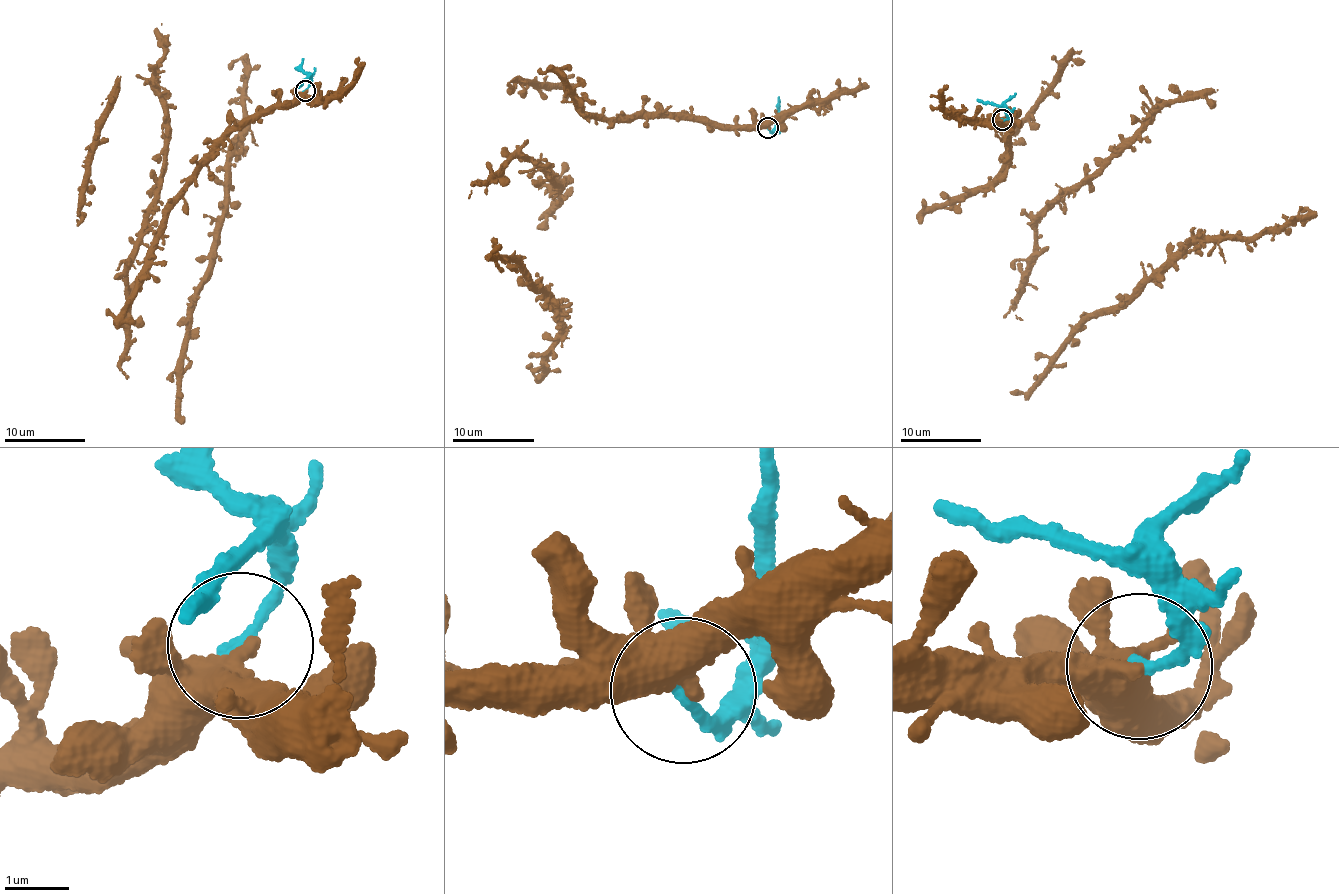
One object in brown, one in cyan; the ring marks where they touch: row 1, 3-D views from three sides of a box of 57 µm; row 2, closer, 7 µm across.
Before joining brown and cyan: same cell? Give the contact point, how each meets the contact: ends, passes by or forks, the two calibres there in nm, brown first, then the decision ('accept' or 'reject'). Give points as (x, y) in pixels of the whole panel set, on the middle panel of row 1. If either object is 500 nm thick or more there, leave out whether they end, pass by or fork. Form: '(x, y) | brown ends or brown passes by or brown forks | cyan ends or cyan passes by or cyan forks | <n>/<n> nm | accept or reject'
(768, 128) | brown forks | cyan ends | 320/150 nm | reject

